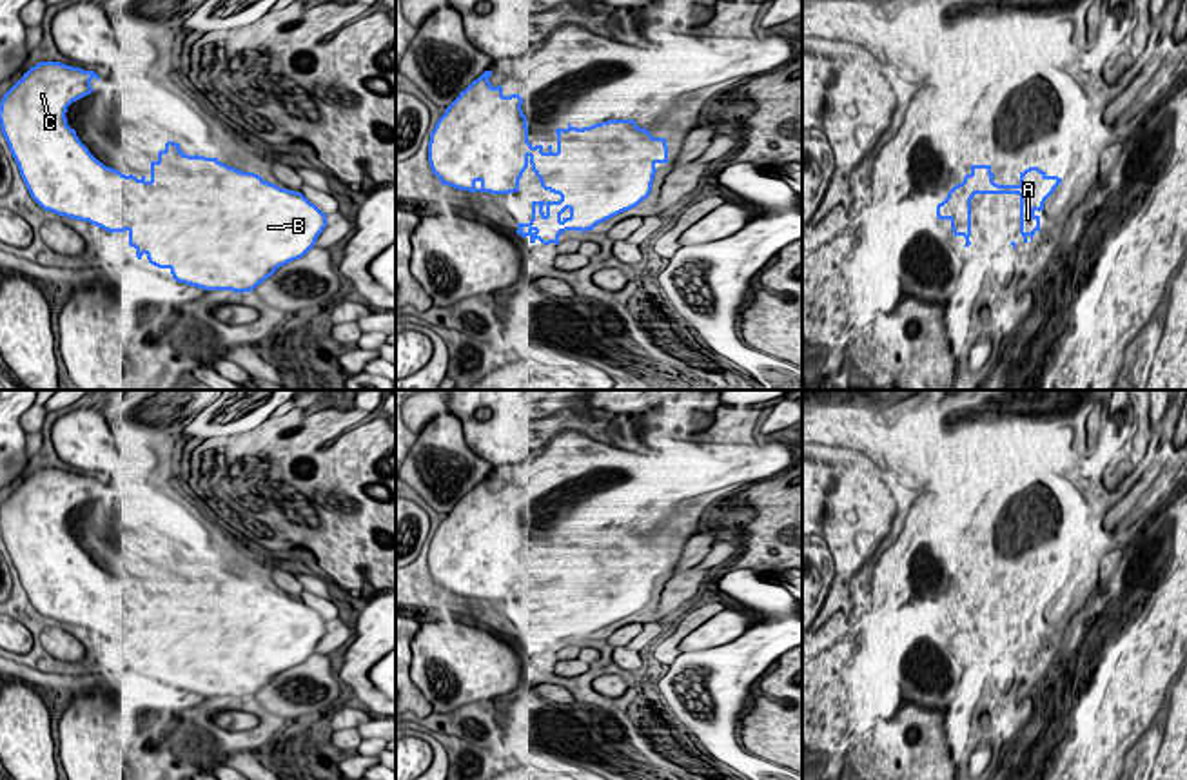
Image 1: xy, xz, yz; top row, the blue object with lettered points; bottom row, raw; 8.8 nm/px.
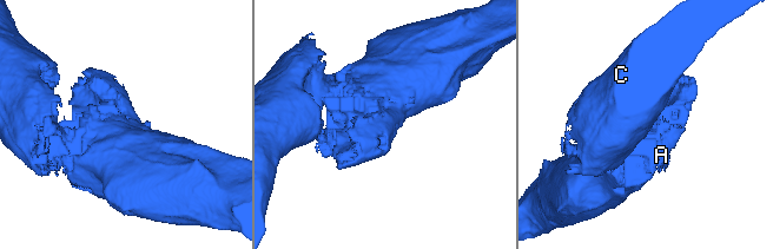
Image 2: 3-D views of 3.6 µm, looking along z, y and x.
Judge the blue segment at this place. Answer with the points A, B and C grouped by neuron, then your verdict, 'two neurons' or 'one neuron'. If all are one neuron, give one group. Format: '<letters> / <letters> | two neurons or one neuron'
A B C | one neuron

